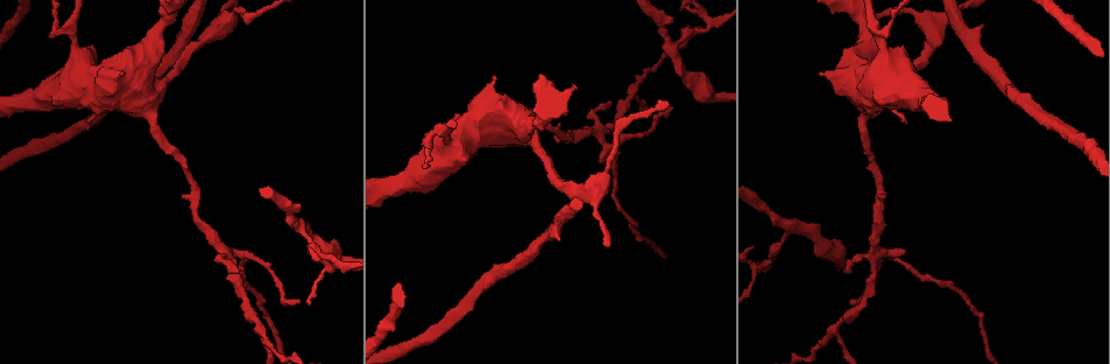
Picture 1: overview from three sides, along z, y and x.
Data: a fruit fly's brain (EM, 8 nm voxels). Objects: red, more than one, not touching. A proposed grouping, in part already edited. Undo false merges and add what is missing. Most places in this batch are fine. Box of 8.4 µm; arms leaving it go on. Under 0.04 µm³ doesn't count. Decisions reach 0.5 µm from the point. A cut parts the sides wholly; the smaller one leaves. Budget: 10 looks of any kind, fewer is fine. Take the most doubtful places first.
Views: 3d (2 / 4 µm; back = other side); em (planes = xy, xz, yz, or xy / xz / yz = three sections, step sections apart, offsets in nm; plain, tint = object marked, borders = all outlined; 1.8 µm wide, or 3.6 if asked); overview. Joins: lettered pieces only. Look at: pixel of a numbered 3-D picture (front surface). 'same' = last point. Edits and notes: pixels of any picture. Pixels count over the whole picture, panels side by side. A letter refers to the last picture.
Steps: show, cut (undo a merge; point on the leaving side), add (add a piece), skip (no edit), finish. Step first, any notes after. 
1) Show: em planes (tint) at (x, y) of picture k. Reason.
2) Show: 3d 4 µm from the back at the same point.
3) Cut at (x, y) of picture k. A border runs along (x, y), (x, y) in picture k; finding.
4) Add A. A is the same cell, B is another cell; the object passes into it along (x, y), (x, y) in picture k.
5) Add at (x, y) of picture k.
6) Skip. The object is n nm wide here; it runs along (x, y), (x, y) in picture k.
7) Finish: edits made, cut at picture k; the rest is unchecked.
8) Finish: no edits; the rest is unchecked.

Show: 3d 4 µm at (767, 261) of picture 1. Calibre changes.

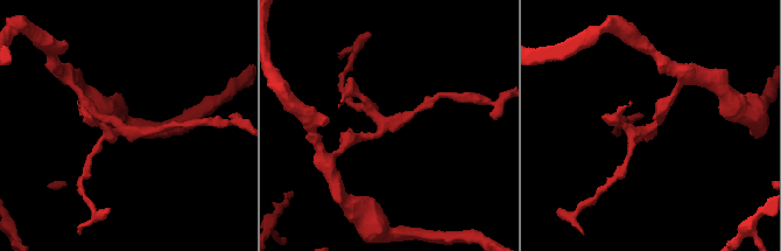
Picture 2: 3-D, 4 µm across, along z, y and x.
Show: em 3.6 µm planes (plain) at (383, 127) of picture 2.

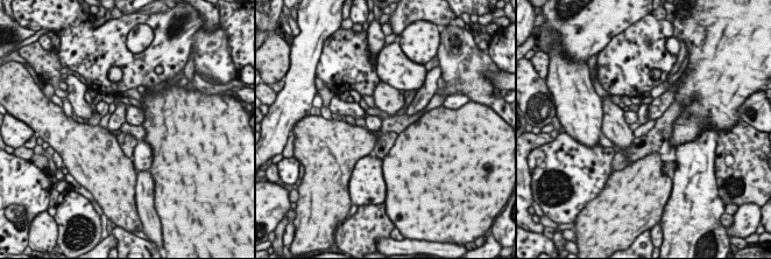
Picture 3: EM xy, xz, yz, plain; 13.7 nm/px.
Show: em 3.6 µm planes (borders) at the same point. What lies round it.

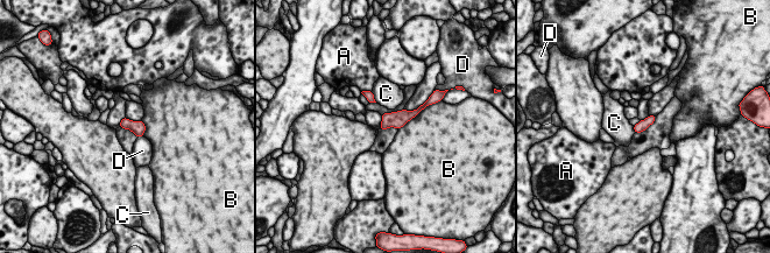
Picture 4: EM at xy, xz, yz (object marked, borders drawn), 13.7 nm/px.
Skip. The object is 140 nm wide here; A, B, C and D are other cells; a border runs along (423, 109), (398, 129) in picture 4; all the same neuron.

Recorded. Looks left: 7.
Show: em xz step 8 (tint) at (872, 29) of picture 1. Sharp bend.

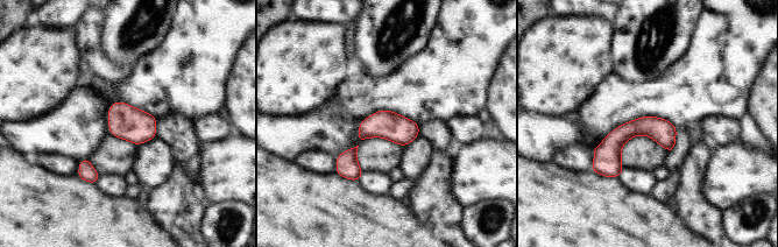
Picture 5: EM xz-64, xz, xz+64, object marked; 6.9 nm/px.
Show: em planes (borders) at the same point. Cut it another way.

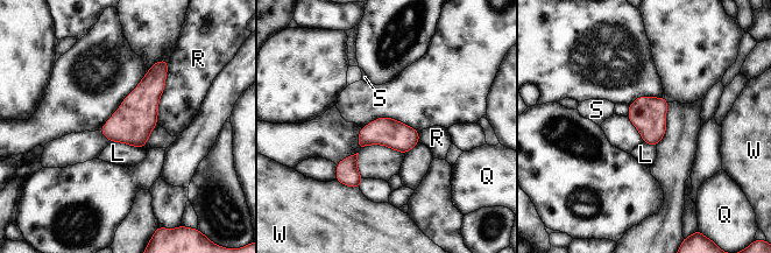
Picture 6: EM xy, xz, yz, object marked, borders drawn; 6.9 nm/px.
Skip. L, Q, R, S and W are other cells; a border runs along (112, 141), (122, 141), (143, 148) in picture 6; all the same neuron.

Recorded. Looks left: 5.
Show: em xz step 8 (tint) at (139, 103) of picture 1. Sudden change in width.

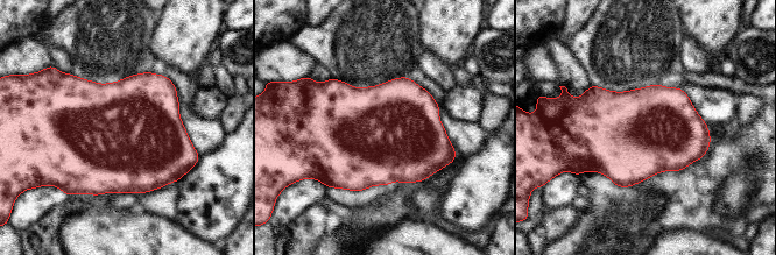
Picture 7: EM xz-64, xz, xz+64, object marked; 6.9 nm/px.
Show: em planes (tint) at the same point.

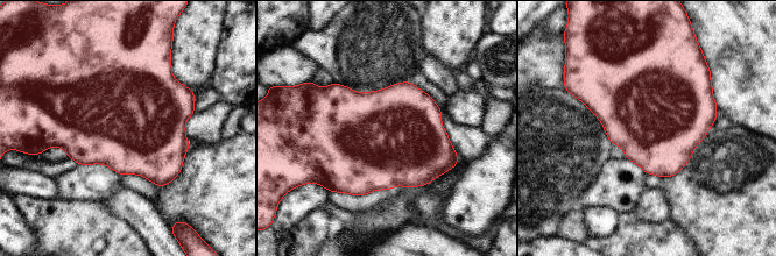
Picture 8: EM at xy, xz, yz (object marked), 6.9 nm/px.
Show: em planes (borders) at the same point.

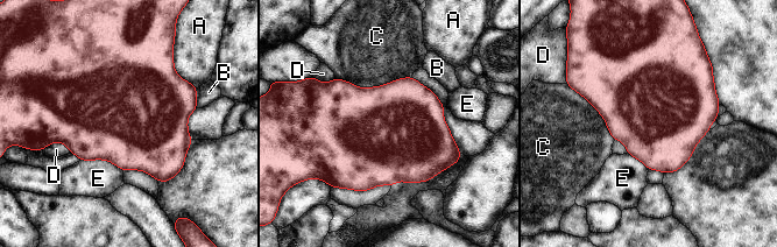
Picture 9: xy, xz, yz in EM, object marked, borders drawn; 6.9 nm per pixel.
Skip. A, B, C, D and E are other cells; a border runs along (80, 160), (108, 160), (122, 171) in picture 9; continuous, no second neuron.

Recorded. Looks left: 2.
Finish: no edits; the rest is unchecked.

